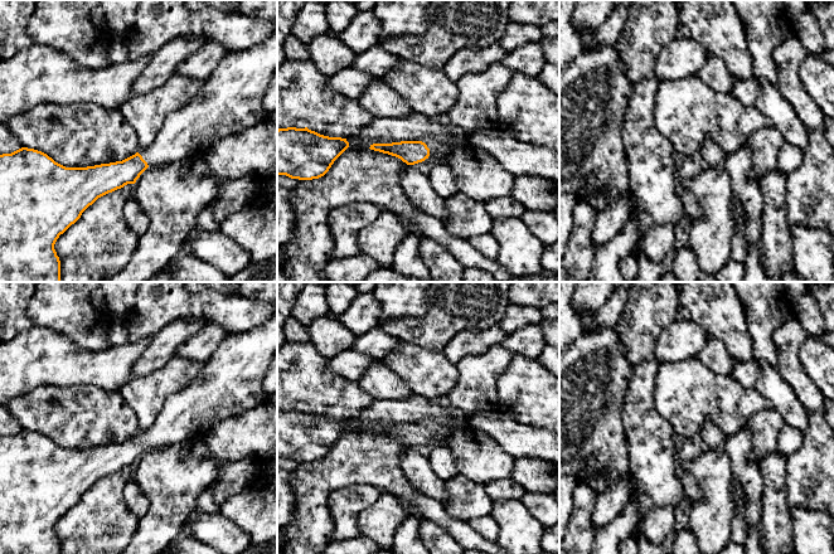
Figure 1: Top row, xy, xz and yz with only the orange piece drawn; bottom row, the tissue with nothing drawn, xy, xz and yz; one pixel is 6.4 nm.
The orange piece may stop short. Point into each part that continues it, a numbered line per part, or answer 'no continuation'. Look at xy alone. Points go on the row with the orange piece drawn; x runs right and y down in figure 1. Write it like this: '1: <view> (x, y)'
1: xy (232, 100)

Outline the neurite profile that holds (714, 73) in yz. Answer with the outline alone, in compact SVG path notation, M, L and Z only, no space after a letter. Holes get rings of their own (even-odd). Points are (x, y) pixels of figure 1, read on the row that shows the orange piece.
M707 53L707 59L698 77L716 92L732 93L734 78L728 72L724 62L716 54Z

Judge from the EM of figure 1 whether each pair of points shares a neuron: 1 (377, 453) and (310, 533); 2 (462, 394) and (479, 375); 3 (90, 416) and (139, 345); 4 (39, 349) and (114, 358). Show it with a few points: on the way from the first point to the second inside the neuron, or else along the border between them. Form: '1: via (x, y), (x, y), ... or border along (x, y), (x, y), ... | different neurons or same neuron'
1: via (352, 460), (311, 499), (311, 508) | same neuron
2: via (468, 389), (476, 380) | same neuron
3: border along (79, 384), (96, 384), (117, 390) | different neurons
4: via (58, 360), (95, 360) | same neuron

